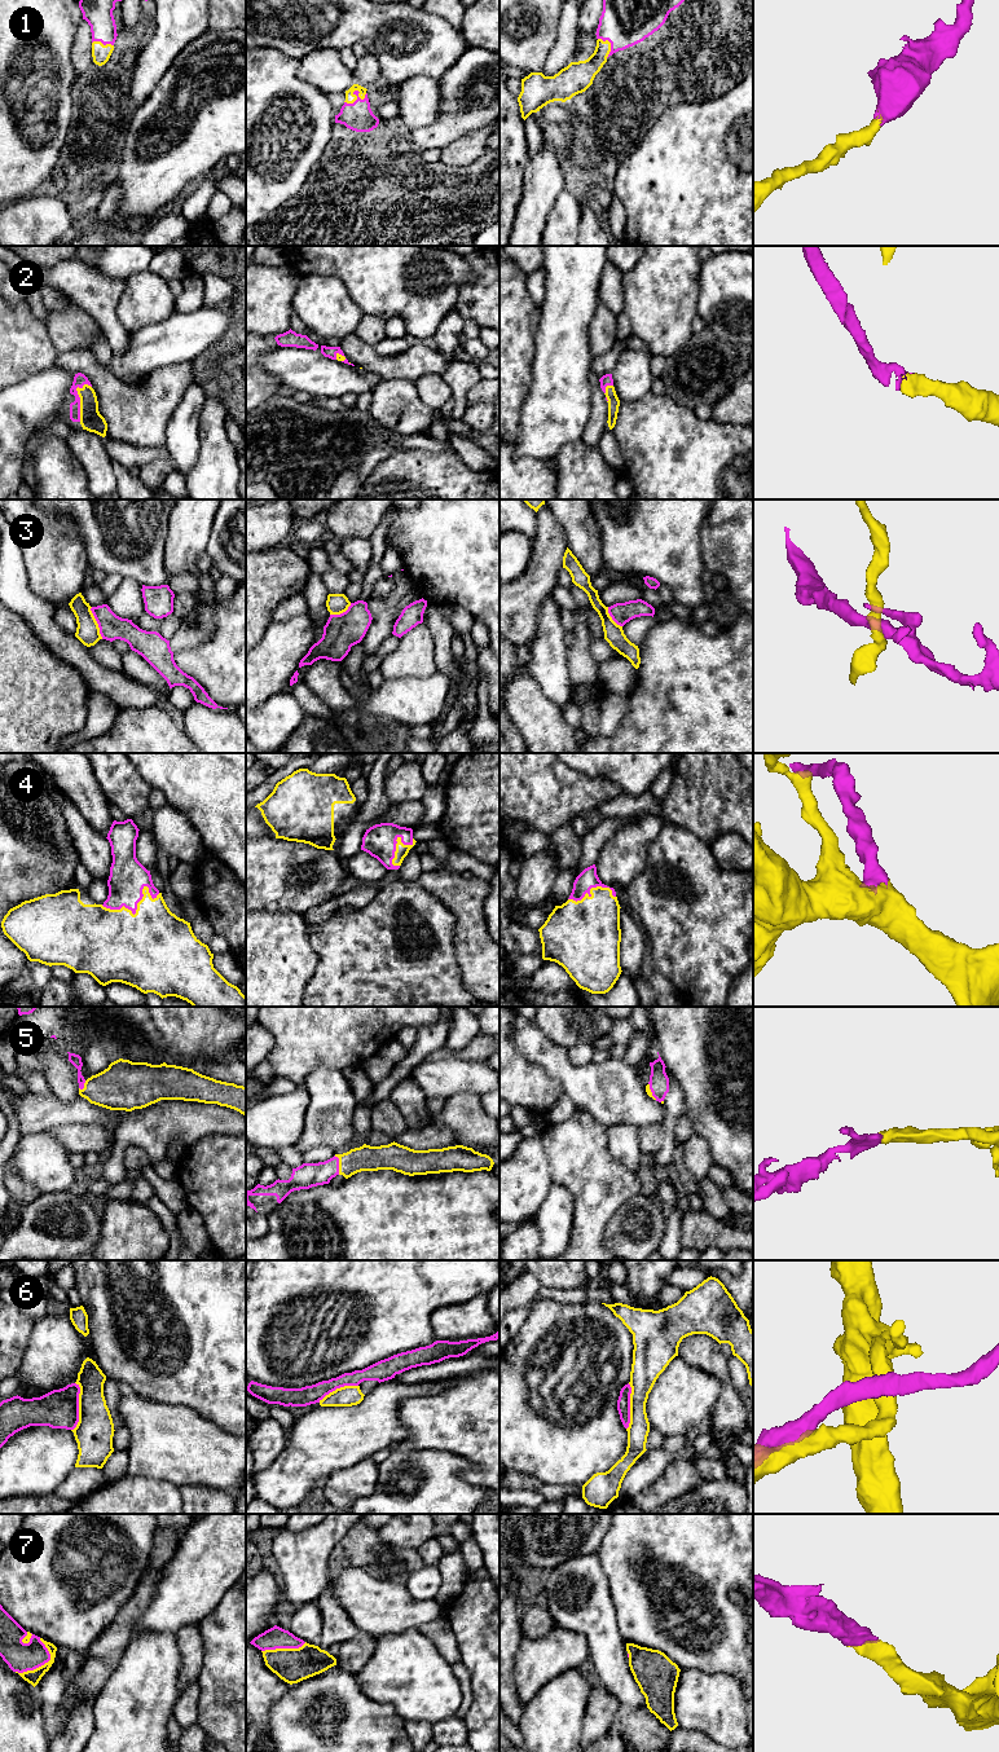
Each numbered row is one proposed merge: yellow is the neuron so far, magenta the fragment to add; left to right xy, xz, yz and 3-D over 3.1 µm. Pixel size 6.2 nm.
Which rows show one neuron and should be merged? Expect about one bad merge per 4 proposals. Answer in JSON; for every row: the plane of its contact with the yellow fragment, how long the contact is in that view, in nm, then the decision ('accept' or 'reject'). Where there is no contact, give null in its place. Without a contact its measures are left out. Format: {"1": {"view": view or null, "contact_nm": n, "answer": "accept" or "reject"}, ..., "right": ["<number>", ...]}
{"1": {"view": "xz", "contact_nm": 160, "answer": "accept"}, "2": {"view": "xy", "contact_nm": 240, "answer": "accept"}, "3": {"view": "xy", "contact_nm": 220, "answer": "reject"}, "4": {"view": "xy", "contact_nm": 380, "answer": "accept"}, "5": {"view": "xz", "contact_nm": 120, "answer": "accept"}, "6": {"view": "xy", "contact_nm": 300, "answer": "reject"}, "7": {"view": "xy", "contact_nm": 260, "answer": "accept"}, "right": ["1", "2", "4", "5", "7"]}

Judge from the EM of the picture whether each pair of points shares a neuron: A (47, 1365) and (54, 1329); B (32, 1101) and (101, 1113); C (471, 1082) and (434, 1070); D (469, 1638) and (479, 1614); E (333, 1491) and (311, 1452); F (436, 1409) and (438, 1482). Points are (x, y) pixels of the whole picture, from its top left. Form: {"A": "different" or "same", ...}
{"A": "same", "B": "same", "C": "same", "D": "same", "E": "different", "F": "different"}

